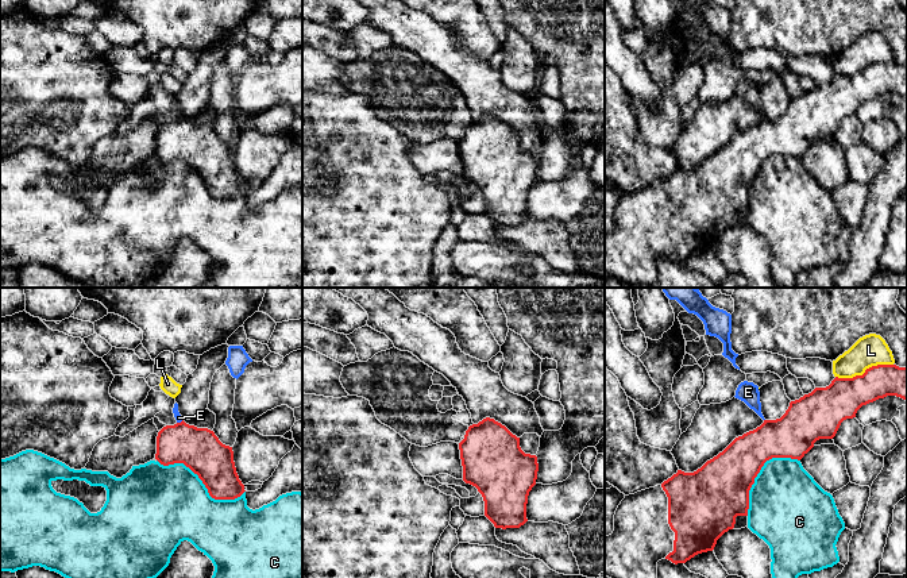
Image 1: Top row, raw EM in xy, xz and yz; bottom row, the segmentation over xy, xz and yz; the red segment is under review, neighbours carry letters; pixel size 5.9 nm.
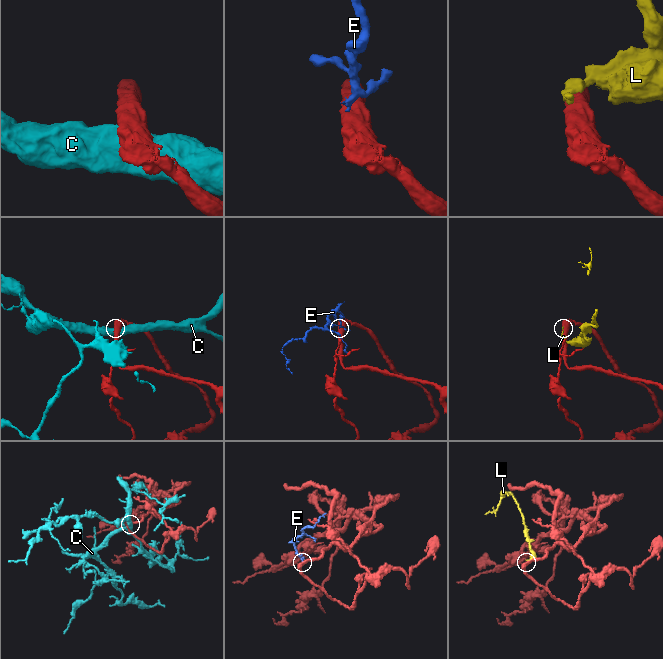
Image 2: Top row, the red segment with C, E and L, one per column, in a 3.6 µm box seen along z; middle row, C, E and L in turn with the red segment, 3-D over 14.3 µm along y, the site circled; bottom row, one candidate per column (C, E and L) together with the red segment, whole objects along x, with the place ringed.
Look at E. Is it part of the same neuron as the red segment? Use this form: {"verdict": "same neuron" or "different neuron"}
{"verdict": "different neuron"}

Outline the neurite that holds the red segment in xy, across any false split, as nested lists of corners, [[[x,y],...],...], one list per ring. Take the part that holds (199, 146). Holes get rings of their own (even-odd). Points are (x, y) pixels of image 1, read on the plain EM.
[[[184,117],[163,124],[157,134],[155,157],[163,163],[184,161],[198,173],[215,197],[235,197],[246,189],[236,170],[232,144],[223,142],[208,126],[189,123]]]

